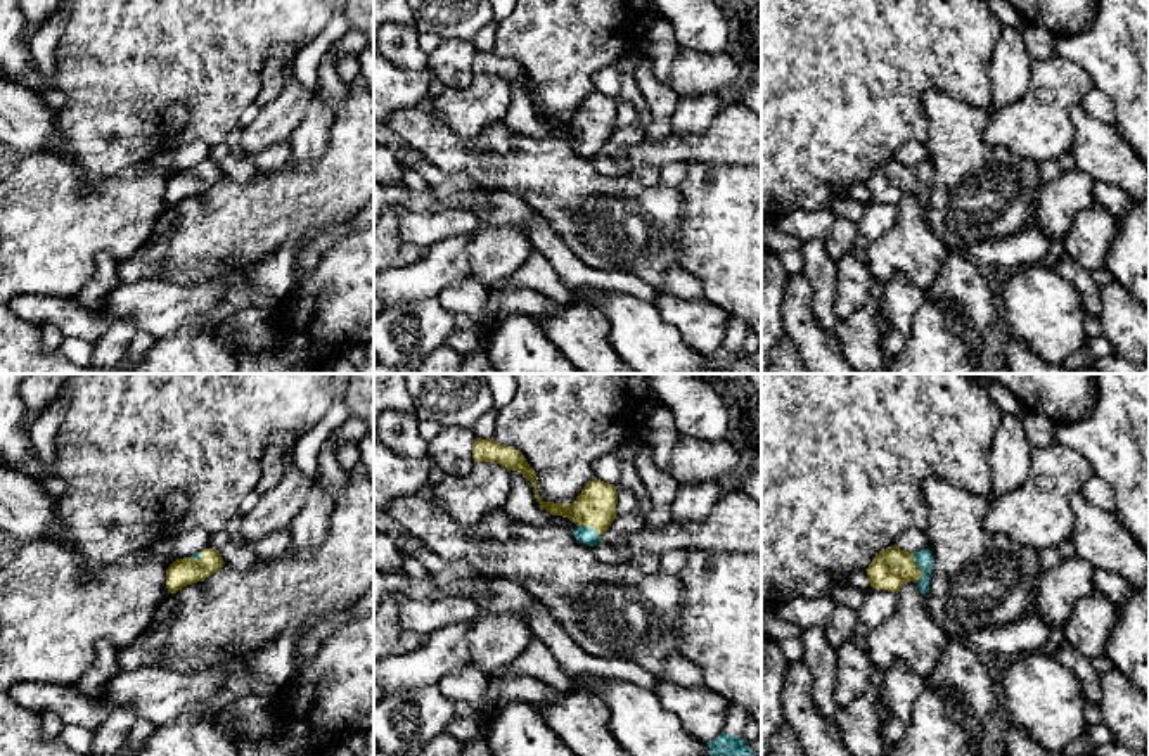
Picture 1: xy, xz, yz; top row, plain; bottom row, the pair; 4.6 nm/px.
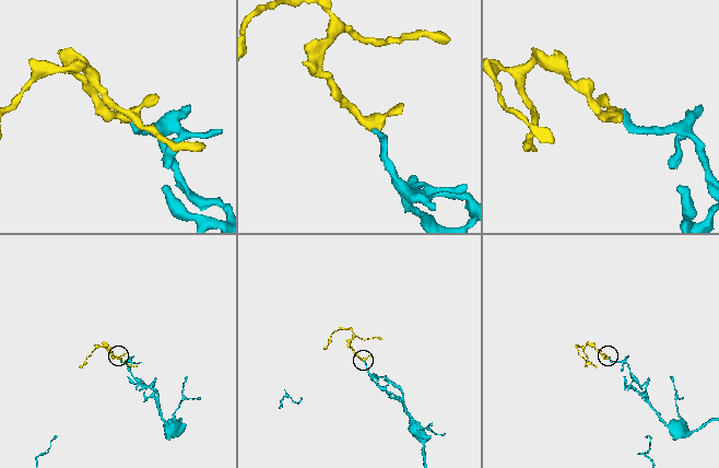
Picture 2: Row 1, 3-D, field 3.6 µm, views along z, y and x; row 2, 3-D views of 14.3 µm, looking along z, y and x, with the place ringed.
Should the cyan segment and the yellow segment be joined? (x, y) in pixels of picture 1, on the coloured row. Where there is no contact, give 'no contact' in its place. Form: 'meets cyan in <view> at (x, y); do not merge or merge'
meets cyan in yz at (919, 568); merge

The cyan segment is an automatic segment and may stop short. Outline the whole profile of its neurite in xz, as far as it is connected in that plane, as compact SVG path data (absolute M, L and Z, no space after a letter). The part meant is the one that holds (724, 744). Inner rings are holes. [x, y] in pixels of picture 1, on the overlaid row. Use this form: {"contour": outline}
{"contour": "M725 732L706 744L709 747L709 756L756 756L741 737Z"}

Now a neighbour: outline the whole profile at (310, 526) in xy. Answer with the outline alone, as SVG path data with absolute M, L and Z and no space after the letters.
M318 472L313 476L311 490L289 524L292 550L306 550L324 543L329 533L329 522L334 510L334 500L318 481Z

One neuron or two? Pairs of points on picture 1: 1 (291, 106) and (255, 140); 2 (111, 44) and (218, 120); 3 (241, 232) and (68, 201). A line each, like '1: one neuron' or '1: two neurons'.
1: one neuron
2: one neuron
3: two neurons

